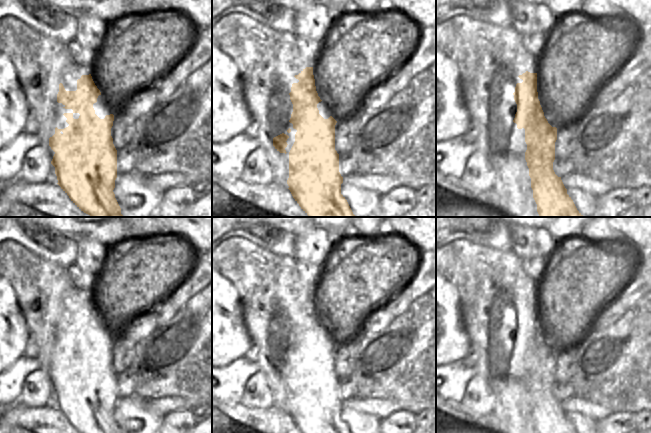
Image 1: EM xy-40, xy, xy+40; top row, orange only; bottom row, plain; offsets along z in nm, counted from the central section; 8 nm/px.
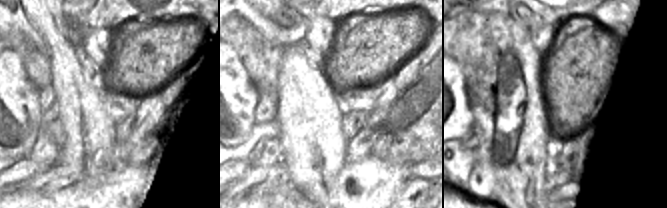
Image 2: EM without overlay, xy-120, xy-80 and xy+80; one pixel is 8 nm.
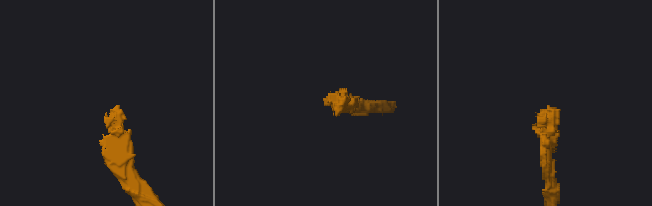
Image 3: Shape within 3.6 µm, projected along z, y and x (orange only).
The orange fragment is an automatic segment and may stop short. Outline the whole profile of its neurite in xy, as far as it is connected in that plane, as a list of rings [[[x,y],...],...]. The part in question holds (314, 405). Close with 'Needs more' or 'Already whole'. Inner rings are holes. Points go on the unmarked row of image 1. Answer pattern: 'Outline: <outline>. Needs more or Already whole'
Outline: [[[306,291],[298,299],[299,304],[291,311],[290,324],[293,336],[289,344],[297,354],[295,366],[289,376],[289,414],[301,433],[351,433],[341,418],[343,401],[339,396],[339,378],[335,374],[335,349],[330,340],[324,343],[317,332],[322,324],[318,320],[313,299],[313,291]]]. Already whole.

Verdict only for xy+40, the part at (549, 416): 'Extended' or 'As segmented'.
As segmented.

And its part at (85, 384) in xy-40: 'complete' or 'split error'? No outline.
split error

